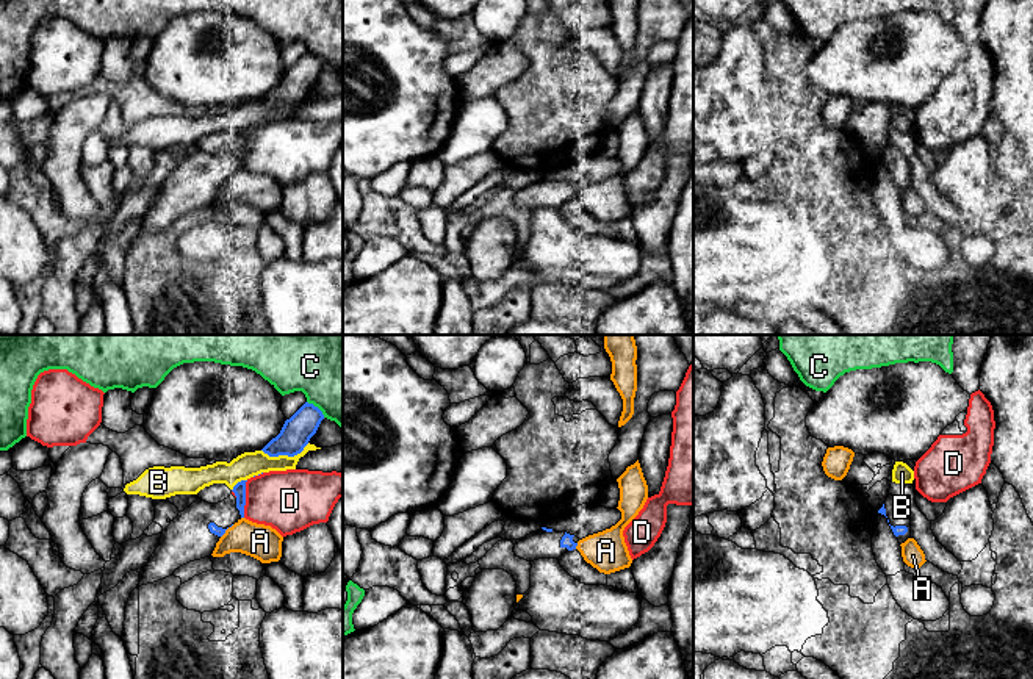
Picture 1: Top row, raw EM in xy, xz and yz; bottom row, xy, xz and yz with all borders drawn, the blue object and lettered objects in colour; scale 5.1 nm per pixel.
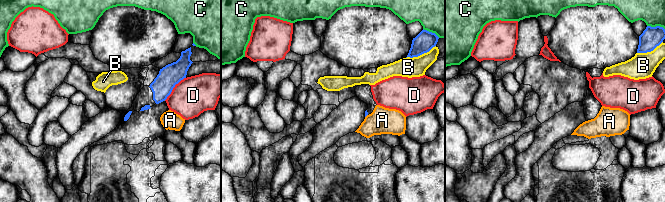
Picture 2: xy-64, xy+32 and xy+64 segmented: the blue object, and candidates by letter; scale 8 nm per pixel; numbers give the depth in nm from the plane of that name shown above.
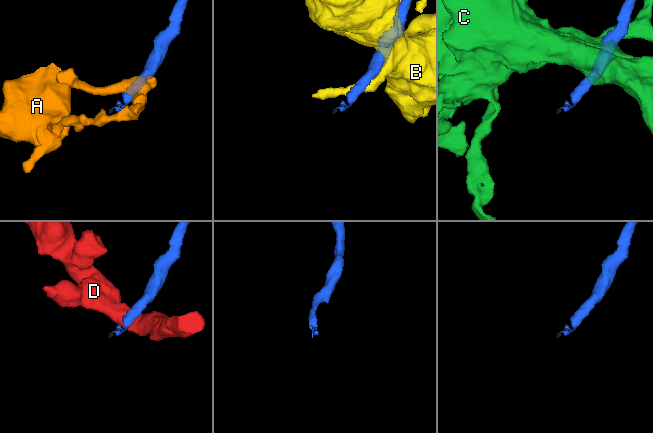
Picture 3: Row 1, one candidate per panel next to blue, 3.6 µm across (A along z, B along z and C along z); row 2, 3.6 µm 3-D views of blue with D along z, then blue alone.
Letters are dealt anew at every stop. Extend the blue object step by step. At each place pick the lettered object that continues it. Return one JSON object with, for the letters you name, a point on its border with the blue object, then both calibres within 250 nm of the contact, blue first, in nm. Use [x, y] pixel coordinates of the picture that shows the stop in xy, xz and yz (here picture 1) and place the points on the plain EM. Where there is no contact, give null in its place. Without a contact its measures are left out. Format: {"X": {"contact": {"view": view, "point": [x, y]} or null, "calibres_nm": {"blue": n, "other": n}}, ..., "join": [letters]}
{"join": []}

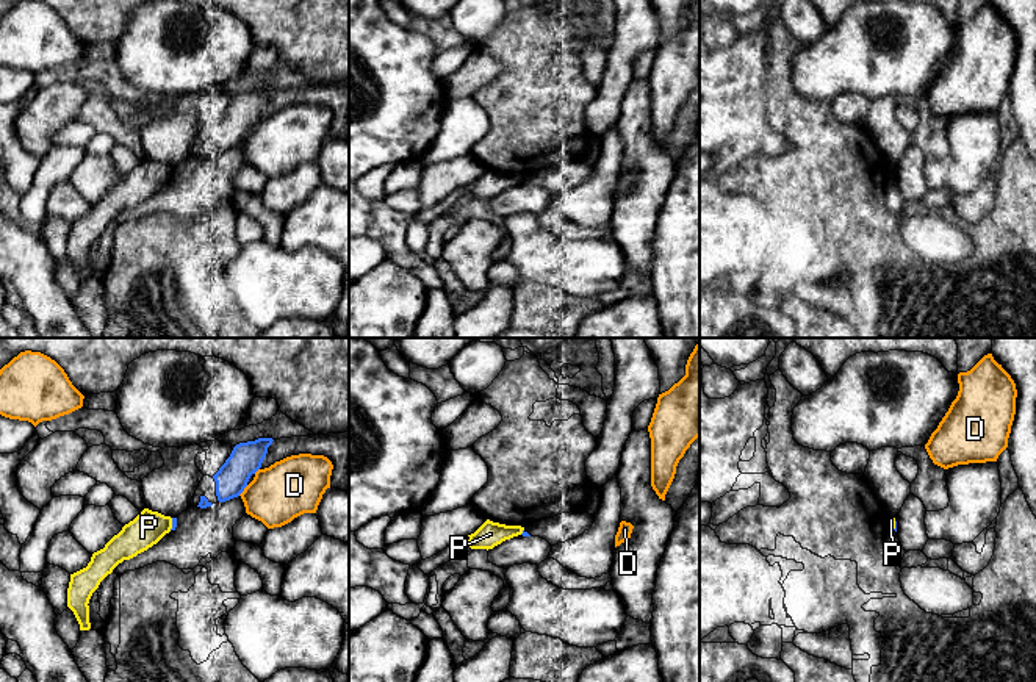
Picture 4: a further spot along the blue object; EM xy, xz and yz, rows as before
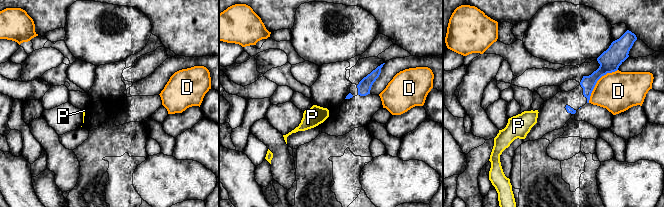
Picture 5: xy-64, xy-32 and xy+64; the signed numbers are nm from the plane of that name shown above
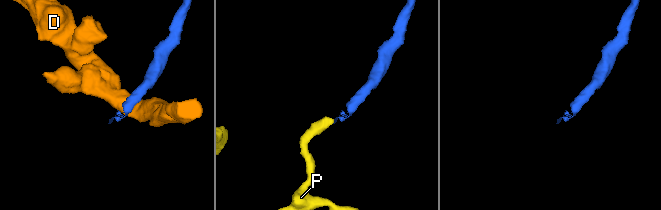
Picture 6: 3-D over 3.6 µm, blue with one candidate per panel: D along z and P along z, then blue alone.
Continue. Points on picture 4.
{"join": []}

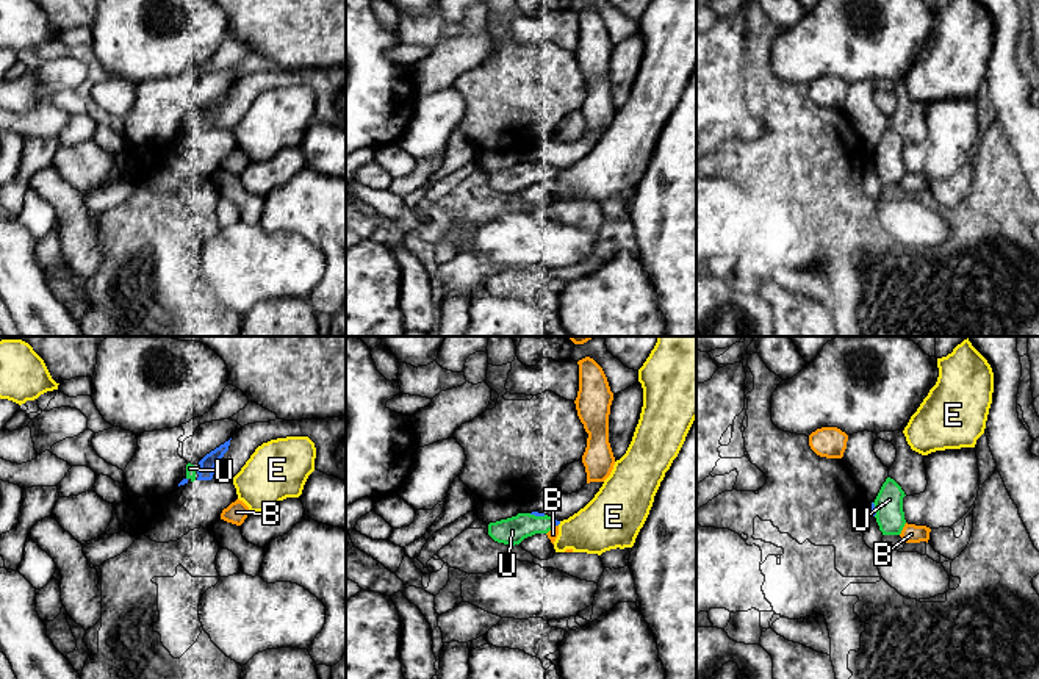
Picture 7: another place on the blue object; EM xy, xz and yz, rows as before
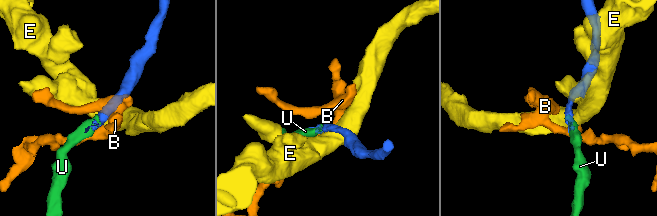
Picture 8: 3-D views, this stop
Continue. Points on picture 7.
{"U": {"contact": {"view": "xz", "point": [537, 165]}, "calibres_nm": {"blue": 20, "other": 140}}, "join": ["U"]}

